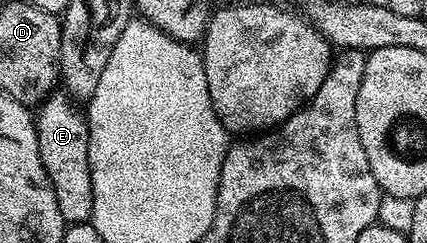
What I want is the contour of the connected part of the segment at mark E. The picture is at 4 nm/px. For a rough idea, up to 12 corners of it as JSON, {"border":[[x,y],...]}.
{"border":[[65,92],[35,110],[67,224],[93,216],[89,119]]}

